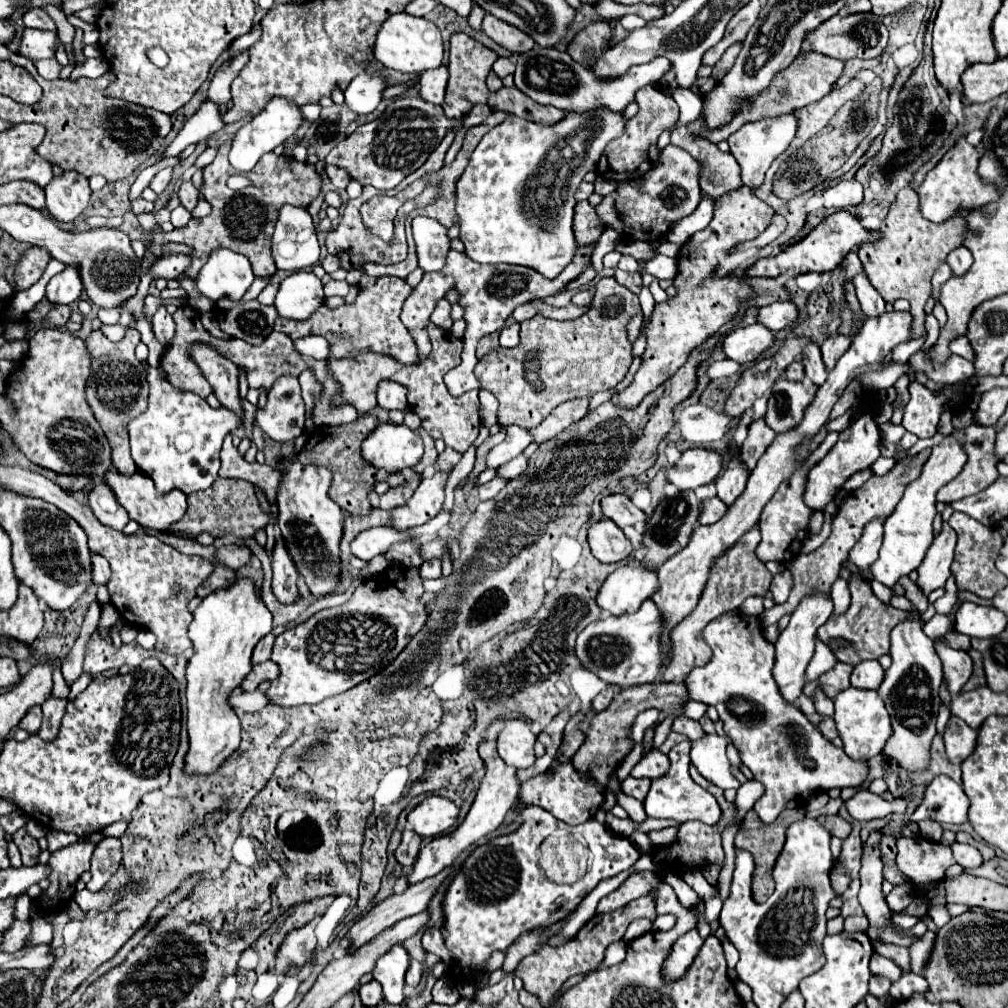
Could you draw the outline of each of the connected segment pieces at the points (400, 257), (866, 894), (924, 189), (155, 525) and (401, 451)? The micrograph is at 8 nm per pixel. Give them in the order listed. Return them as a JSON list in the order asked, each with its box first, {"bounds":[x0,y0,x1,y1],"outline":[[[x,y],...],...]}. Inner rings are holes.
[{"bounds":[325,186,407,272],"outline":[[[365,186],[363,188],[363,194],[355,200],[349,200],[347,202],[347,208],[345,208],[345,214],[339,222],[339,226],[327,234],[327,240],[325,240],[325,246],[327,246],[327,252],[337,256],[341,260],[341,268],[343,270],[351,270],[351,268],[357,268],[363,272],[363,264],[365,262],[377,262],[377,264],[397,264],[397,262],[403,262],[407,258],[407,242],[405,242],[405,234],[395,234],[393,236],[393,242],[391,244],[385,244],[381,242],[381,238],[369,234],[369,230],[365,228],[363,220],[361,220],[361,214],[359,214],[359,208],[363,202],[367,202],[369,198],[378,195],[379,190],[373,188],[373,186]]]},{"bounds":[859,830,919,946],"outline":[[[873,830],[869,834],[869,840],[865,842],[863,846],[863,858],[861,858],[861,892],[859,892],[859,902],[863,906],[863,912],[869,920],[869,928],[865,930],[865,934],[871,938],[871,940],[879,940],[879,942],[885,942],[885,944],[897,944],[897,946],[911,946],[913,942],[919,940],[919,936],[901,936],[895,932],[895,928],[891,926],[891,910],[885,902],[885,896],[881,892],[881,884],[883,884],[883,862],[881,862],[881,850],[879,850],[879,842],[881,842],[881,832],[879,830]]]},{"bounds":[917,138,999,218],"outline":[[[959,138],[955,148],[951,148],[941,162],[925,176],[923,184],[917,188],[919,200],[921,200],[921,212],[925,218],[951,218],[959,208],[981,208],[993,200],[999,198],[999,192],[995,186],[985,184],[977,176],[977,164],[979,164],[979,152],[973,148],[967,138]]]},{"bounds":[105,470,187,532],"outline":[[[109,470],[105,474],[105,482],[107,486],[115,492],[117,500],[121,502],[121,506],[129,512],[129,518],[135,520],[139,526],[155,530],[155,532],[169,532],[169,526],[179,522],[187,510],[187,496],[179,490],[173,490],[169,494],[159,494],[155,490],[155,484],[151,478],[147,478],[141,472],[135,472],[133,476],[123,476],[117,470]]]},{"bounds":[361,424,423,474],"outline":[[[381,424],[375,428],[375,432],[371,432],[361,446],[361,454],[363,460],[371,466],[375,466],[377,470],[385,470],[385,474],[395,474],[401,472],[405,468],[413,468],[415,464],[419,464],[421,456],[423,456],[423,440],[419,436],[419,432],[409,430],[405,424]]]}]

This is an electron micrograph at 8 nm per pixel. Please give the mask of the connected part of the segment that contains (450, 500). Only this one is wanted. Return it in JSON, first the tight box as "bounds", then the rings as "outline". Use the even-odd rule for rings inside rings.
{"bounds":[443,446,476,512],"outline":[[[470,446],[462,455],[461,461],[453,468],[449,474],[447,484],[445,486],[445,502],[443,509],[449,512],[452,511],[454,506],[454,490],[461,480],[466,478],[473,470],[476,460],[476,448]]]}

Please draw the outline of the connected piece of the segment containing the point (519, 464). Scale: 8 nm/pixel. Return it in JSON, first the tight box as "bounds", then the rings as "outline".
{"bounds":[499,456,529,478],"outline":[[[517,456],[517,458],[513,458],[511,462],[507,462],[507,464],[503,464],[501,468],[499,468],[499,476],[503,476],[503,478],[517,478],[517,476],[521,476],[523,472],[525,472],[525,468],[527,468],[527,464],[529,464],[529,458],[525,458],[525,456]]]}

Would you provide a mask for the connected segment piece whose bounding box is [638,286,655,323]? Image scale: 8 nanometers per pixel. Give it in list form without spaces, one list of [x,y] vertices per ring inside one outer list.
[[[643,286],[641,293],[638,295],[639,296],[639,301],[640,305],[642,308],[643,316],[644,316],[644,323],[649,320],[654,307],[655,307],[655,300],[649,291],[648,287]]]

